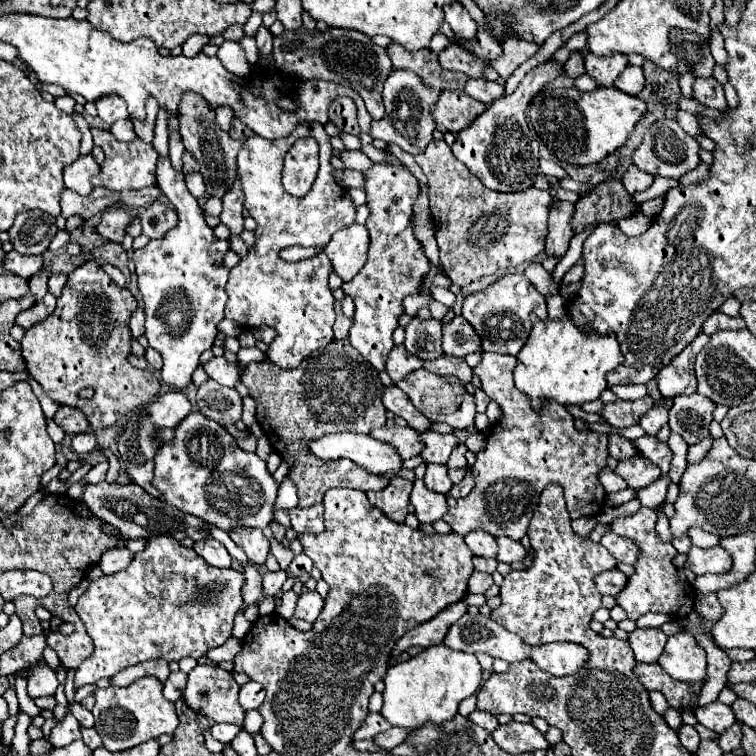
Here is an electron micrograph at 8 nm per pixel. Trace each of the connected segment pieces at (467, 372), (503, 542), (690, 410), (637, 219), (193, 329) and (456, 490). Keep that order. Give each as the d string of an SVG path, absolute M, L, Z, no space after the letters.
M442 355L434 361L424 361L424 367L436 375L456 375L464 385L472 381L472 369L464 363L464 359Z
M498 537L498 561L504 561L504 563L514 563L514 561L524 561L526 559L526 549L522 547L520 541L514 541L514 539L508 539L508 537Z
M700 393L678 395L670 409L670 429L680 433L688 445L696 445L708 437L714 407L716 405Z
M636 211L636 215L630 215L628 219L620 219L618 227L624 235L634 237L634 235L642 235L650 227L650 223L652 223L652 219L642 215L642 211Z
M158 159L156 175L158 187L176 209L180 221L162 239L152 239L146 247L134 251L132 261L144 299L146 339L164 359L162 381L184 389L200 365L200 355L212 347L218 335L218 323L224 319L228 301L224 287L230 273L224 265L224 255L230 251L230 241L218 239L206 225L198 201L186 189L184 175L172 169L170 159Z
M468 469L466 475L464 475L464 479L450 489L448 497L466 497L466 495L472 491L472 487L474 487L474 477L472 477L472 473L470 473L470 469Z

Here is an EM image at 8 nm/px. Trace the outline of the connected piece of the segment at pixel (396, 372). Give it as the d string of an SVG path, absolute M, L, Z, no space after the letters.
M394 345L394 349L388 355L386 361L386 371L394 381L404 379L410 371L416 371L422 367L422 361L406 351L404 345Z

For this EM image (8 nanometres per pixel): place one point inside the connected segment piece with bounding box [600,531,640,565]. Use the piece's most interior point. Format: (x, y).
(625, 551)

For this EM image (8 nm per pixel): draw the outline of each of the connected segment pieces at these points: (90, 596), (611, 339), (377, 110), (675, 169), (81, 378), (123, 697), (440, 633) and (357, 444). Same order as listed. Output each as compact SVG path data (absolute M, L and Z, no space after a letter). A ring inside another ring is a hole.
M156 535L146 539L144 551L136 553L132 563L110 577L100 577L90 583L90 587L80 595L76 603L76 613L86 625L88 635L94 641L94 653L80 663L74 677L74 687L96 683L104 677L112 677L126 667L148 659L180 661L184 657L200 659L206 651L226 643L232 637L234 617L240 613L244 599L242 587L246 583L244 573L228 567L212 567L204 563L194 549L184 547L178 539L168 539L166 535Z
M568 315L560 317L560 319L532 319L532 333L528 337L528 341L524 343L524 347L520 349L520 353L516 355L518 363L514 367L514 383L518 387L518 391L522 391L524 395L528 395L530 405L534 411L542 411L544 409L544 401L556 401L560 405L582 405L586 401L596 401L600 399L600 393L606 389L606 373L616 369L620 365L620 361L624 359L620 353L620 345L616 335L610 331L606 335L584 335Z
M302 25L296 31L284 31L284 35L274 37L272 57L274 65L286 75L296 75L300 79L324 79L356 89L364 99L372 119L380 119L384 115L382 85L390 75L392 61L388 59L384 47L372 43L372 37L360 31L334 27L330 27L328 31L310 31Z
M658 119L644 135L644 141L636 149L632 159L634 165L638 165L638 169L646 173L660 173L662 177L680 179L684 173L700 165L700 143L694 137L686 135L686 131L680 129L680 125L674 119Z
M88 261L68 275L56 311L26 331L22 339L28 373L52 401L80 409L94 431L112 427L132 409L154 401L160 391L160 381L152 371L136 369L128 361L132 355L128 323L136 309L138 301L130 289L118 287L96 261ZM88 387L94 389L94 395L82 399L78 393Z
M144 677L128 687L108 687L94 693L96 705L92 715L96 719L94 727L108 751L124 751L134 745L146 743L160 737L162 733L174 733L178 727L178 715L172 701L164 699L162 683L156 677Z
M454 603L452 607L446 607L444 611L440 611L440 615L432 617L428 623L422 623L420 627L414 627L412 631L408 631L408 635L400 637L396 647L392 649L392 659L396 661L402 653L406 653L412 645L414 647L432 647L432 645L440 645L448 627L452 623L456 623L462 615L466 613L466 603Z
M332 433L324 435L310 443L310 451L320 459L338 459L348 457L356 465L364 467L370 473L388 473L402 471L404 459L396 455L394 447L388 443L380 443L370 435L360 433Z

